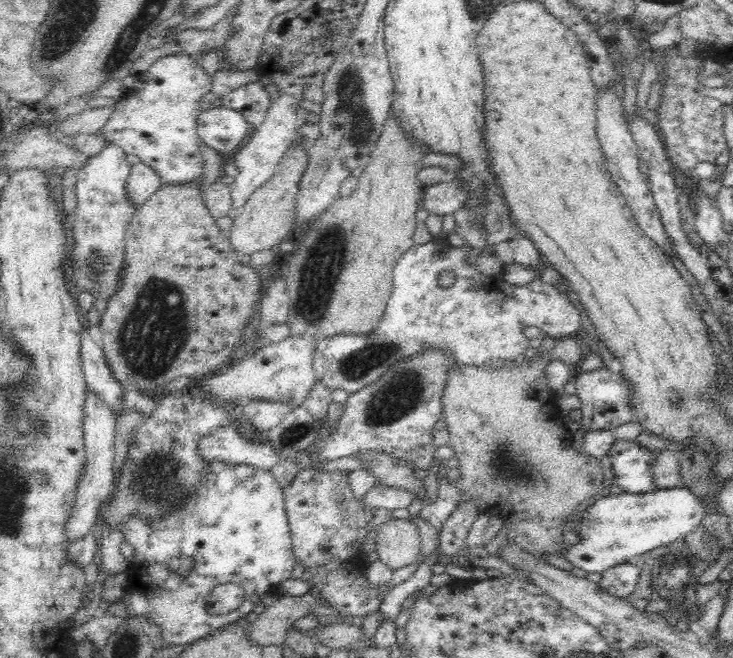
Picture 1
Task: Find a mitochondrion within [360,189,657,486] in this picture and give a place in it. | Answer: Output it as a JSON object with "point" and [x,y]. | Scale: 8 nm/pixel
{"point":[404,392]}

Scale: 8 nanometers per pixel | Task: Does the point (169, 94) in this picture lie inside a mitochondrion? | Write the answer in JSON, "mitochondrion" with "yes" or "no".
{"mitochondrion":"no"}

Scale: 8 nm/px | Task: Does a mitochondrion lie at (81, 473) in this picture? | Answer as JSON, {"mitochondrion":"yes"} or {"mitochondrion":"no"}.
{"mitochondrion":"no"}

